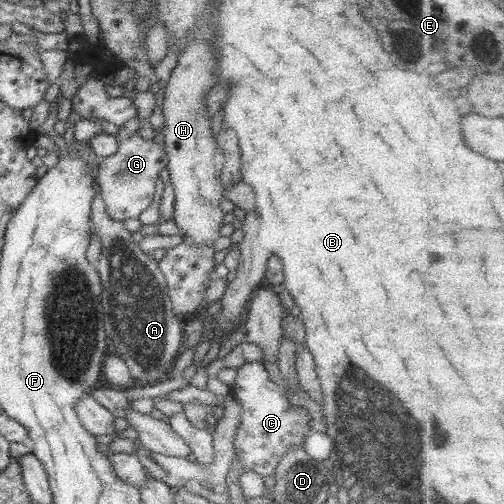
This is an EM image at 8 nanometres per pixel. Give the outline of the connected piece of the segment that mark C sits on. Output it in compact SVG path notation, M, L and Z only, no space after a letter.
M245 362L235 369L230 394L239 401L243 412L233 438L234 455L237 455L243 472L255 472L262 477L274 473L285 452L303 442L311 432L311 418L305 409L293 408L289 404L285 390L269 380L267 368L262 362Z

